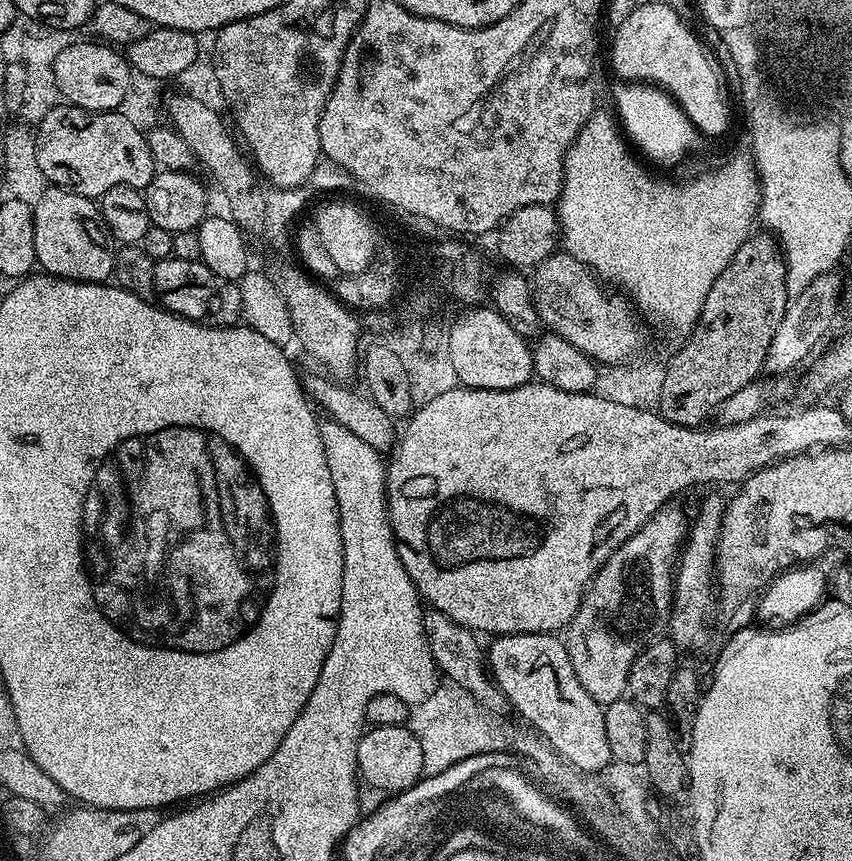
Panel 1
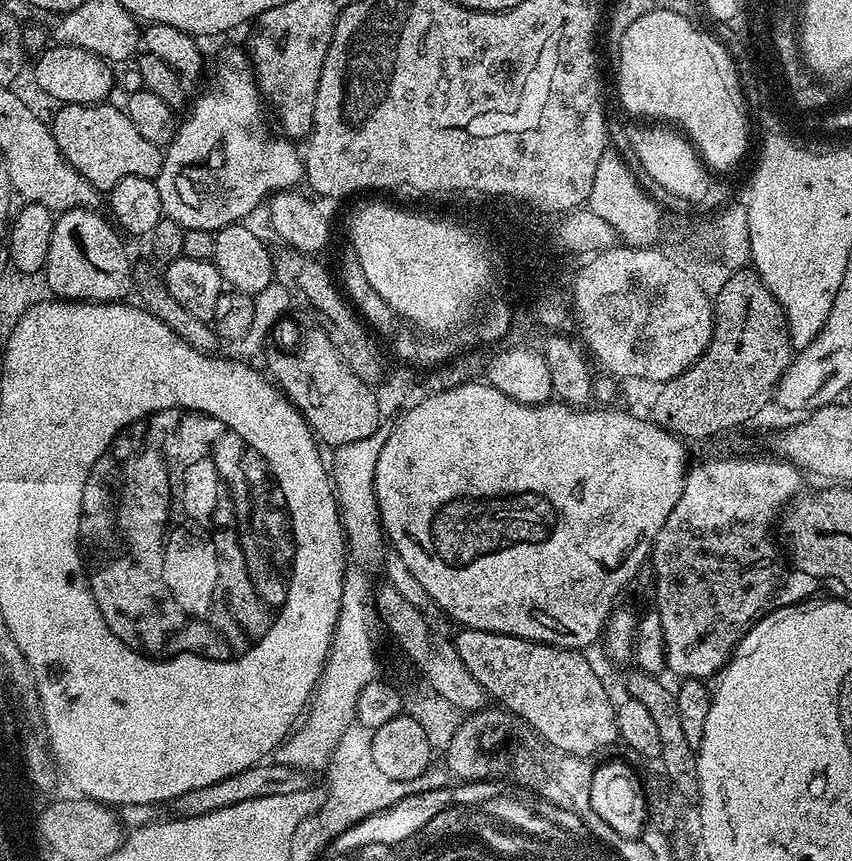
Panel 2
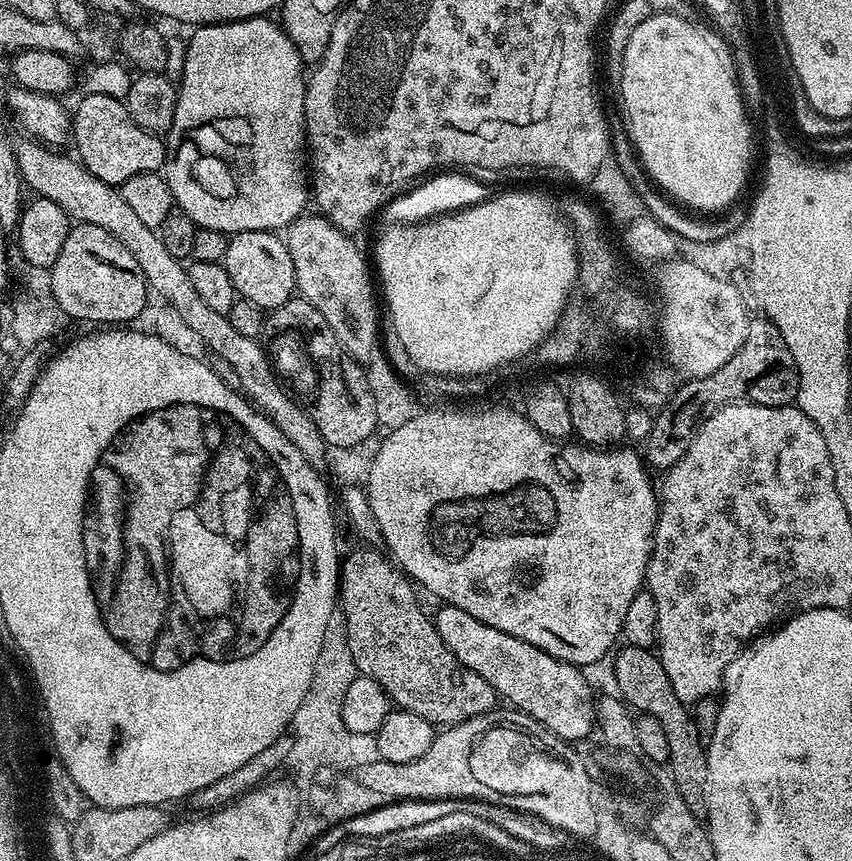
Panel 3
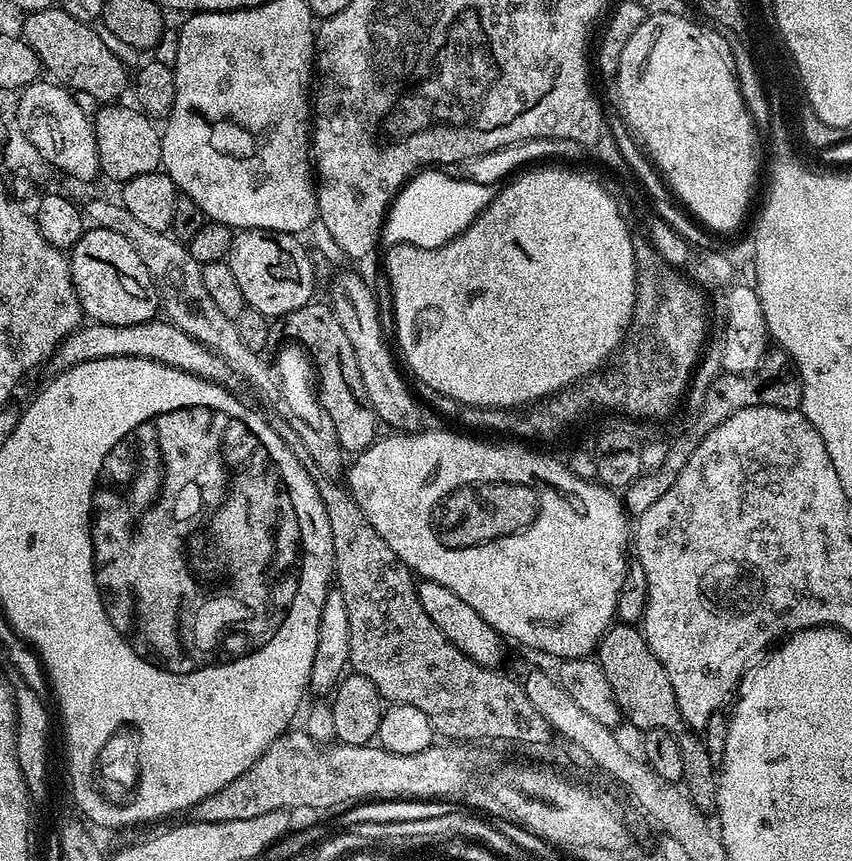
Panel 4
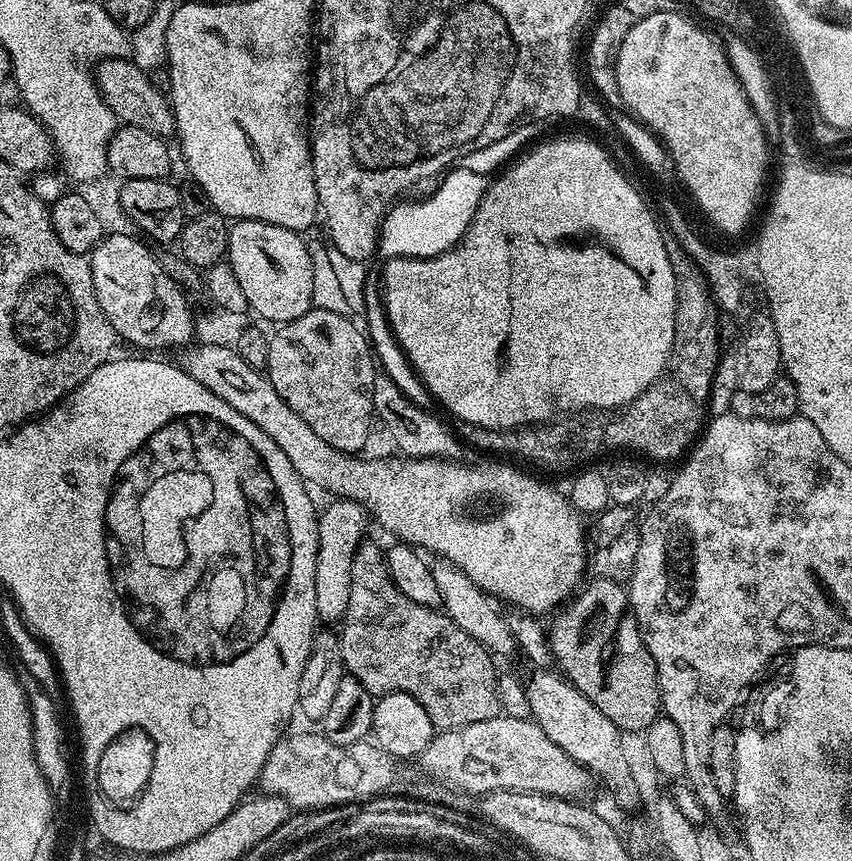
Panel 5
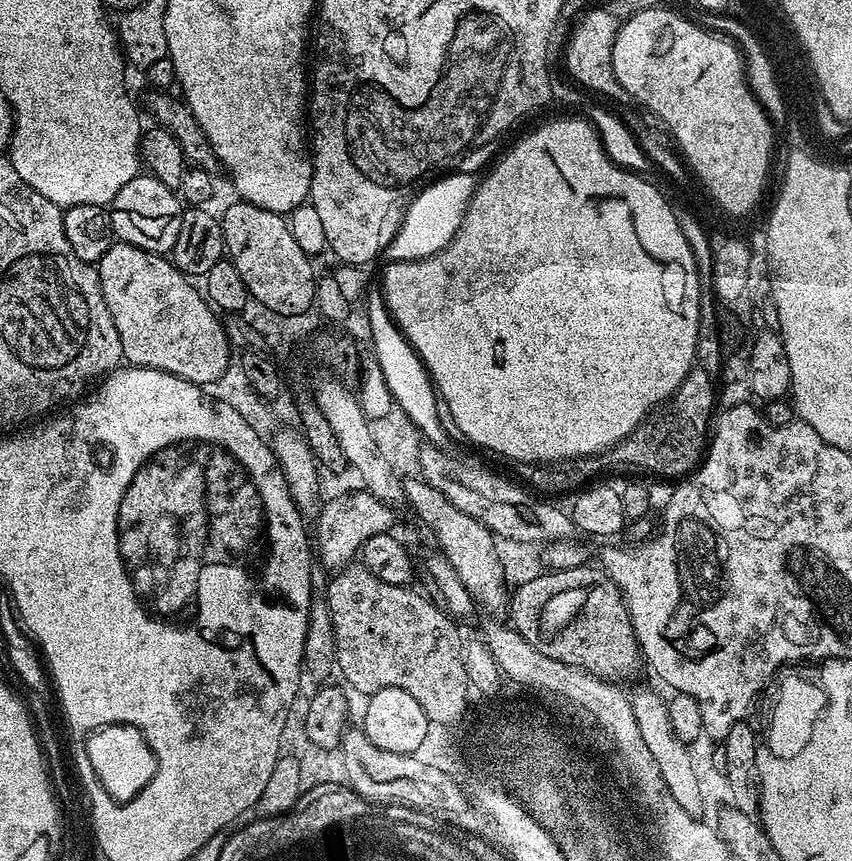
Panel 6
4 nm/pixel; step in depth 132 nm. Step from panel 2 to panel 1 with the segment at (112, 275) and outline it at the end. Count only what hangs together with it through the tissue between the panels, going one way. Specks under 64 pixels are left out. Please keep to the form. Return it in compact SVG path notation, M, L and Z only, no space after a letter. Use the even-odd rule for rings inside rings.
M48 186L32 206L32 217L36 262L47 275L59 276L62 280L80 280L83 284L99 284L113 275L114 244L100 219L95 199Z

